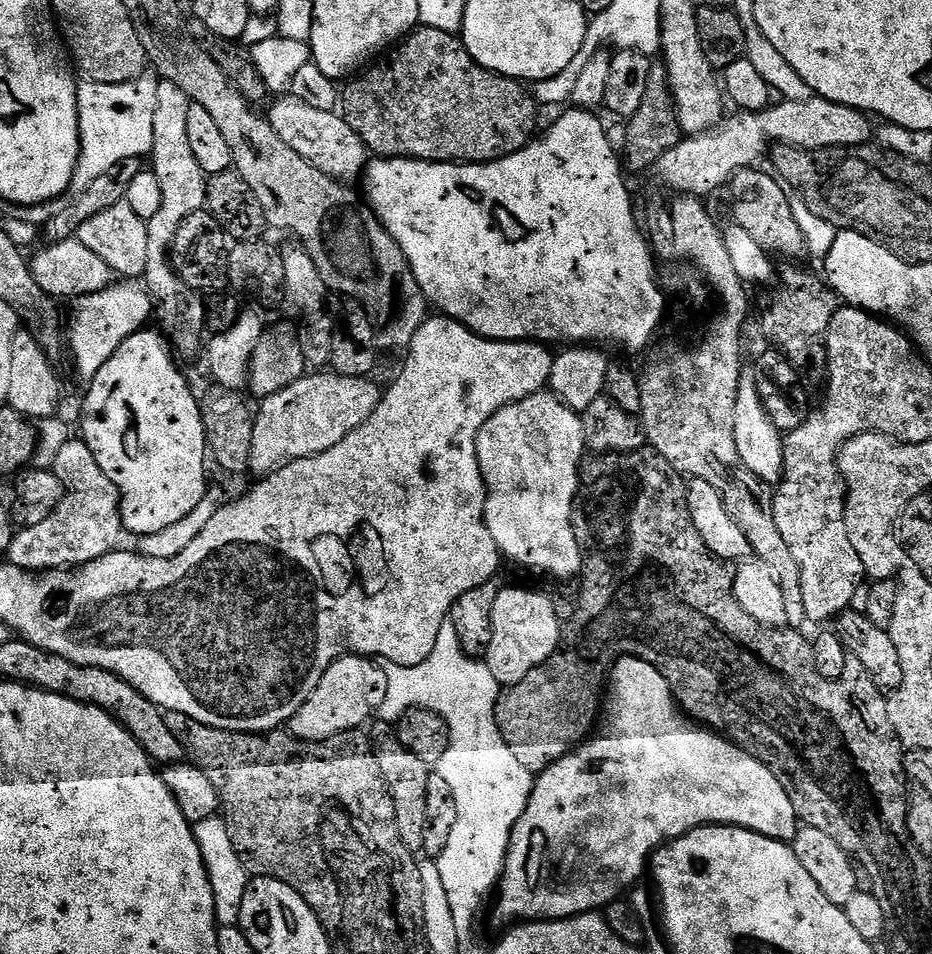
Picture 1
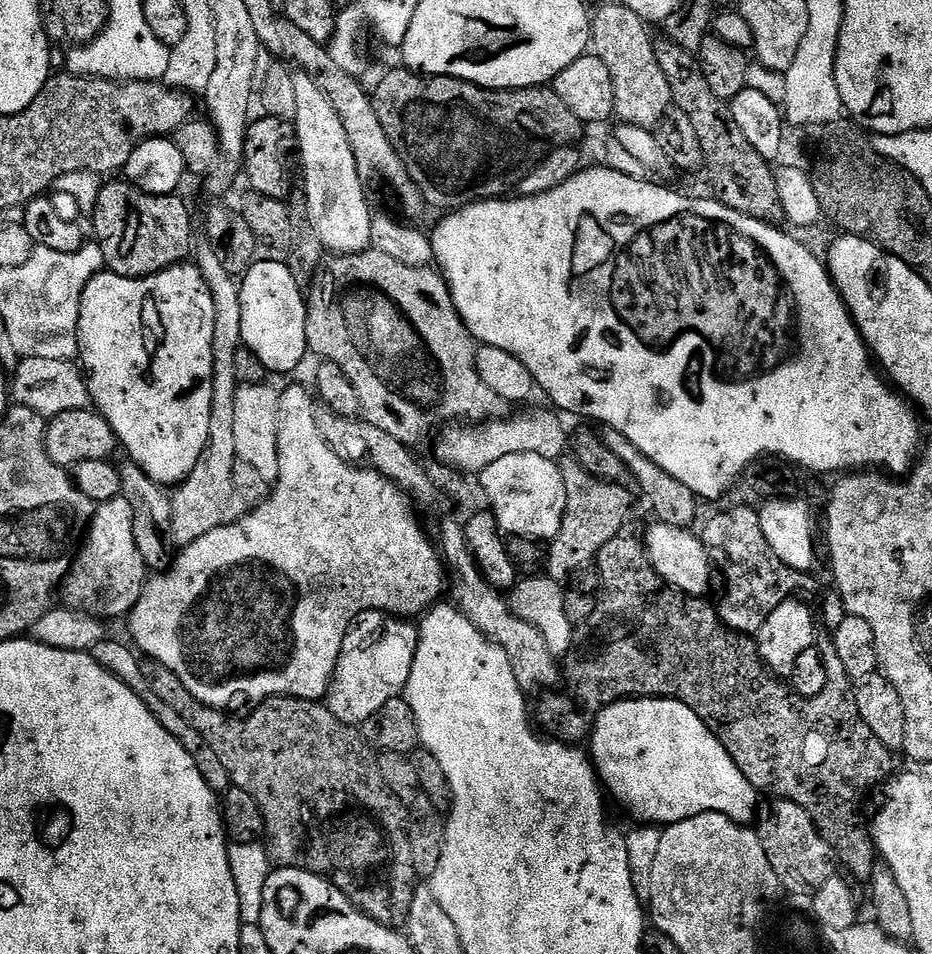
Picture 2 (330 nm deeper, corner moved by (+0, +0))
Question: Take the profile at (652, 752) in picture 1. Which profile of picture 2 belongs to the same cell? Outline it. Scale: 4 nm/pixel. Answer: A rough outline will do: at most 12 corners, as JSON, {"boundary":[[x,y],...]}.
{"boundary":[[673,698],[596,713],[590,759],[641,825],[757,819],[758,793]]}

